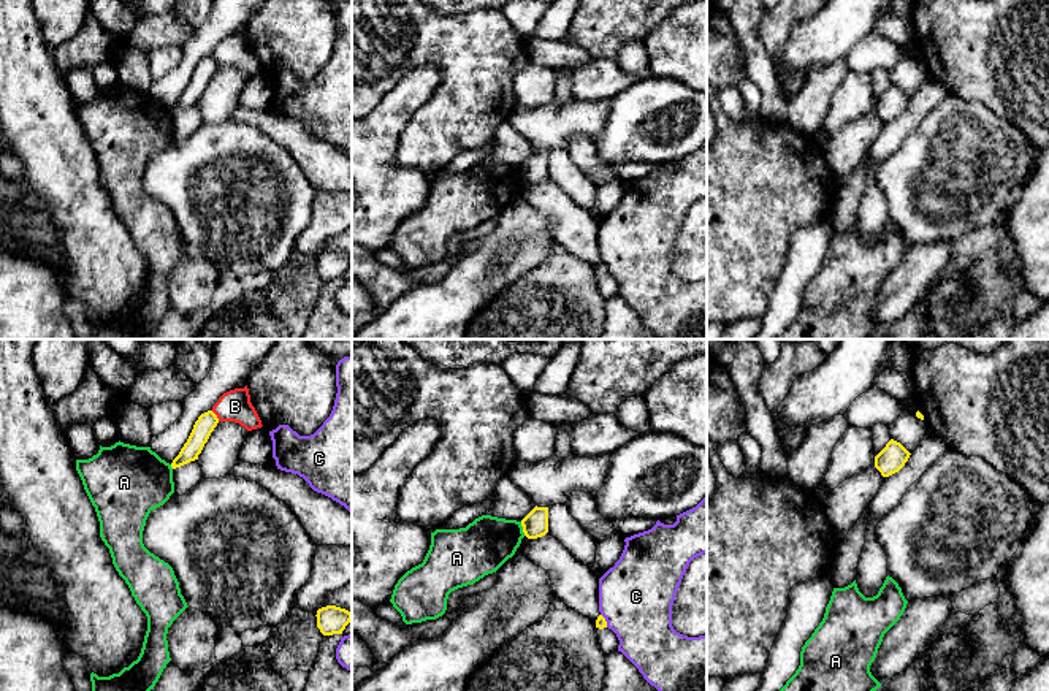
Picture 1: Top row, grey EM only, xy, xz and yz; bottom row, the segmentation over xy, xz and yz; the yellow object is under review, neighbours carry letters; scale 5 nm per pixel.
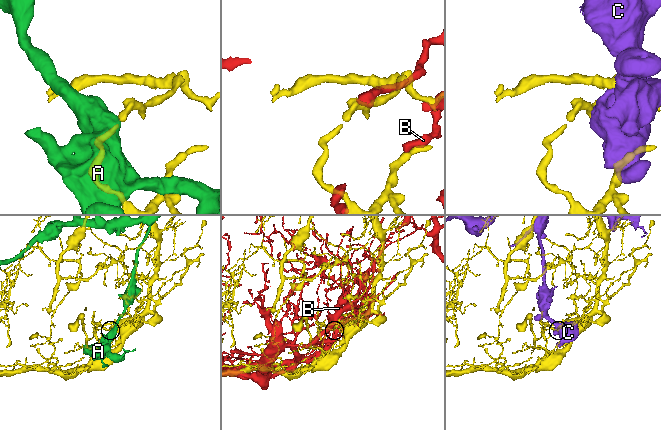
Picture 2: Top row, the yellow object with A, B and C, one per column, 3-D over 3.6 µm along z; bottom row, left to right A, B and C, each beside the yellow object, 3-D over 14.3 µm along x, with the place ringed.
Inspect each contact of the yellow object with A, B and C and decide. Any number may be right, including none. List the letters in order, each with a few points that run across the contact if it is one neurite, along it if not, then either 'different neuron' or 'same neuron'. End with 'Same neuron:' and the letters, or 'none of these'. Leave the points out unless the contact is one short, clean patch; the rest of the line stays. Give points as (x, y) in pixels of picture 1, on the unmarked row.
A: different neuron
B: different neuron
C: different neuron
Same neuron: none of these

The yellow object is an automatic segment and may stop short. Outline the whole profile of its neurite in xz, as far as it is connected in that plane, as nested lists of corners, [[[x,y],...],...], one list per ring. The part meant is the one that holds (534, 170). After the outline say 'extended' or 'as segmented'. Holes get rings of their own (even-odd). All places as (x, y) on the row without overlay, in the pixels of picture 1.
[[[534,152],[521,165],[523,178],[528,184],[537,184],[548,178],[548,152]]]; as segmented

